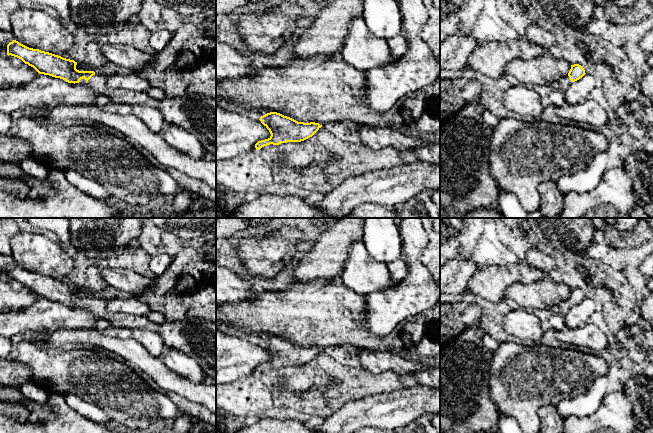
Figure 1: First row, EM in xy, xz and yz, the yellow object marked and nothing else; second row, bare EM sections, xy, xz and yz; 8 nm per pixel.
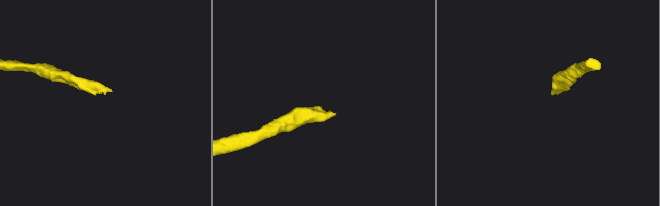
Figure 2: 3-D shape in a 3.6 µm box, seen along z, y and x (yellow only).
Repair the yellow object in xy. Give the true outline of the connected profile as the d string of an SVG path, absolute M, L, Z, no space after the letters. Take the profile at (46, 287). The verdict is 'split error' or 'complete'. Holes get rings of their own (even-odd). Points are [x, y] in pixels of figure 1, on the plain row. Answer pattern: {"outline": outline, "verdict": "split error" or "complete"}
{"outline": "M13 264L7 269L7 279L21 283L25 288L33 291L39 298L60 302L68 307L78 307L86 310L93 314L94 317L110 322L115 328L141 328L153 331L162 337L167 347L175 348L190 356L199 364L204 374L216 379L216 322L192 318L155 323L150 321L146 315L134 316L124 313L112 313L107 310L107 302L105 300L96 298L94 295L77 294L77 286L74 284L66 283L39 273L29 272L16 264Z", "verdict": "split error"}

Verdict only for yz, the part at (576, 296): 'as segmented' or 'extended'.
extended

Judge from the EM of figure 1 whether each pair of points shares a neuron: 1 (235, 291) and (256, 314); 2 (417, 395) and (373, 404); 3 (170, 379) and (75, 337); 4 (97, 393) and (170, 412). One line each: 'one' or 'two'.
1: two
2: one
3: one
4: one

